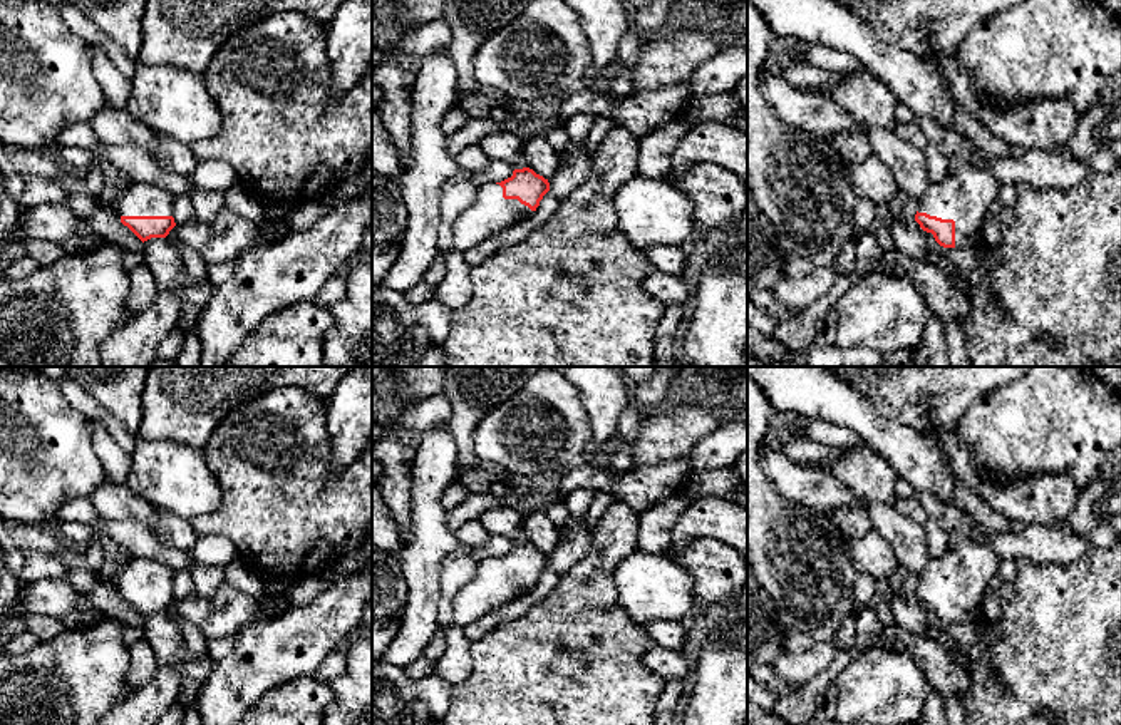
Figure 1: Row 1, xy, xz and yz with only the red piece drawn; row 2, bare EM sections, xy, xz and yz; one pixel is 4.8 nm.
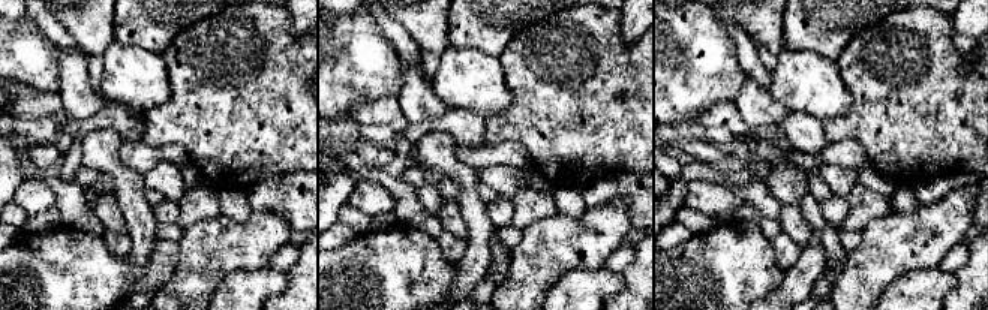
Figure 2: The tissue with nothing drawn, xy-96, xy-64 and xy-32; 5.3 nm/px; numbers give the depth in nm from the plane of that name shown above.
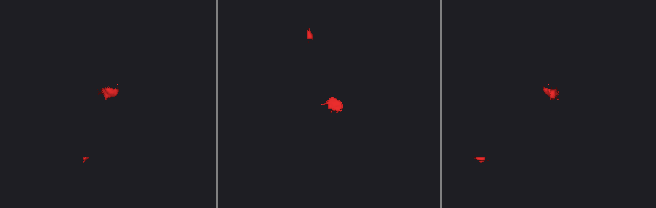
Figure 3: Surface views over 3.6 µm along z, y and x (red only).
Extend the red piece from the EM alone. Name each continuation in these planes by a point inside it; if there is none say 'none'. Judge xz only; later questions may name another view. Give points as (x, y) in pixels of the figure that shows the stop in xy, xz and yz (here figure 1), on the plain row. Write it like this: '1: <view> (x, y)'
1: xz (490, 590)

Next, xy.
1: xy (138, 573)

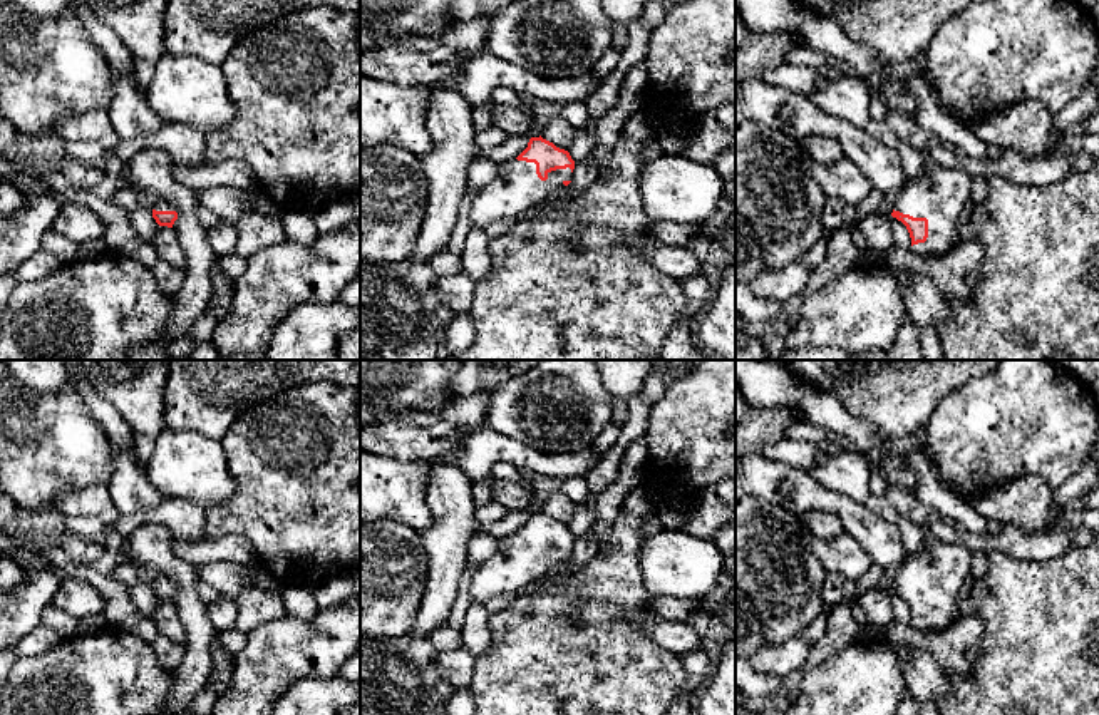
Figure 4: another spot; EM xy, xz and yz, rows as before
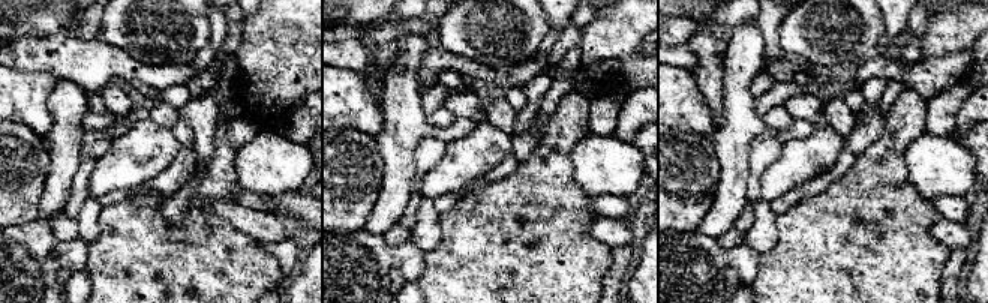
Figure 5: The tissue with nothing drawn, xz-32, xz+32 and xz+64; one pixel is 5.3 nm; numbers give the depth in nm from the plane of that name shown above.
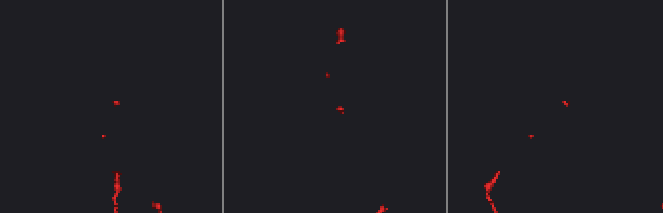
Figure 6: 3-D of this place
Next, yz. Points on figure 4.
1: yz (940, 570)

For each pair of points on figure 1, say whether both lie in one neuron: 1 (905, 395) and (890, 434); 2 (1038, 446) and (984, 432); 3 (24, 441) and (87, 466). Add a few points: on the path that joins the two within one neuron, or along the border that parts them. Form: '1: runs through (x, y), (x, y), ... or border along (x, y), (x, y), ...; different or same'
1: border along (865, 395), (882, 416), (932, 436); different
2: runs through (1024, 432), (997, 432); same
3: runs through (39, 452), (61, 464), (72, 466); same

